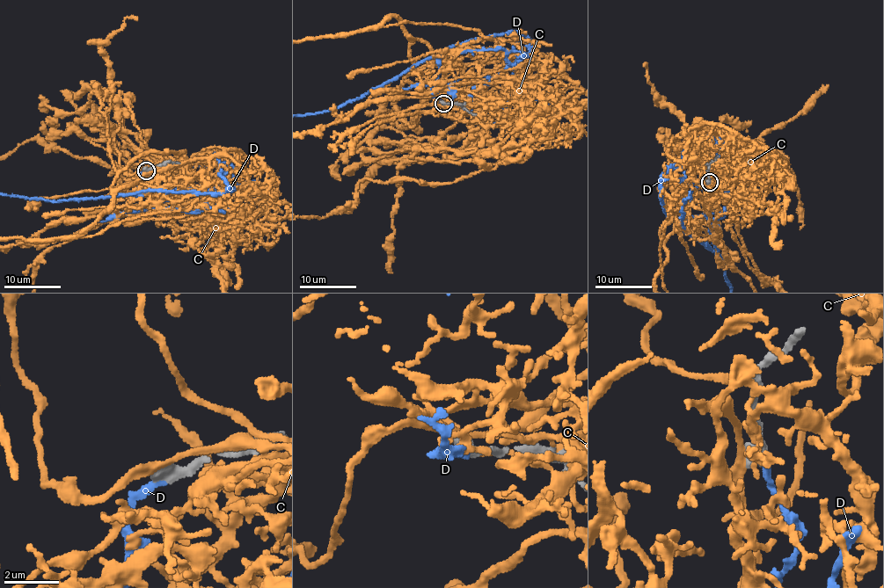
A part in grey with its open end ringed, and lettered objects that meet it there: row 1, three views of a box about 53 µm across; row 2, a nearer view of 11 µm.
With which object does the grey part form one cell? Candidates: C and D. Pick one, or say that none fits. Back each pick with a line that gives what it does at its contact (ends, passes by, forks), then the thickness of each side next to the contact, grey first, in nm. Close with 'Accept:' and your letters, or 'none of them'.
D: It ends there. Thickness 500 nm (grey) against 280 nm
Accept: D

